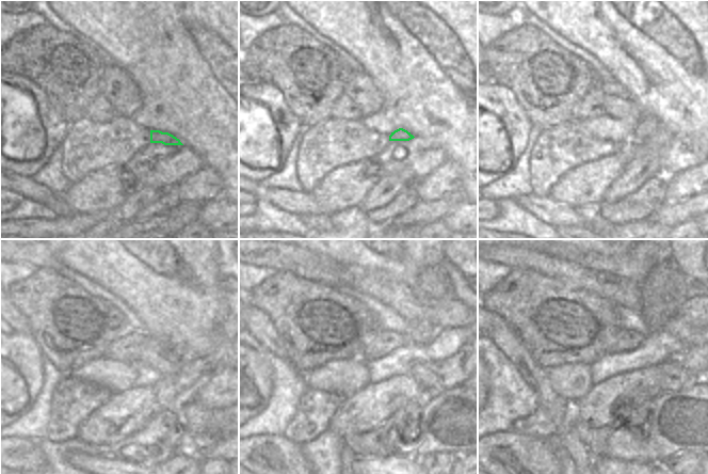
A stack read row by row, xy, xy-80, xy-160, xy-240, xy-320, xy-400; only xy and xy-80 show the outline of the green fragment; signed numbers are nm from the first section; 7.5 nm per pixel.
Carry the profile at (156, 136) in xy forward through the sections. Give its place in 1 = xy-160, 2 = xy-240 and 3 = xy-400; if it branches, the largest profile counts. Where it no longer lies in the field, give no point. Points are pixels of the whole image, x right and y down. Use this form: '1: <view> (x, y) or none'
1: xy-160 (647, 125)
2: xy-240 (176, 349)
3: xy-400 (664, 290)

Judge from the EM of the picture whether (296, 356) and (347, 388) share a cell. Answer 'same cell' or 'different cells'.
different cells

